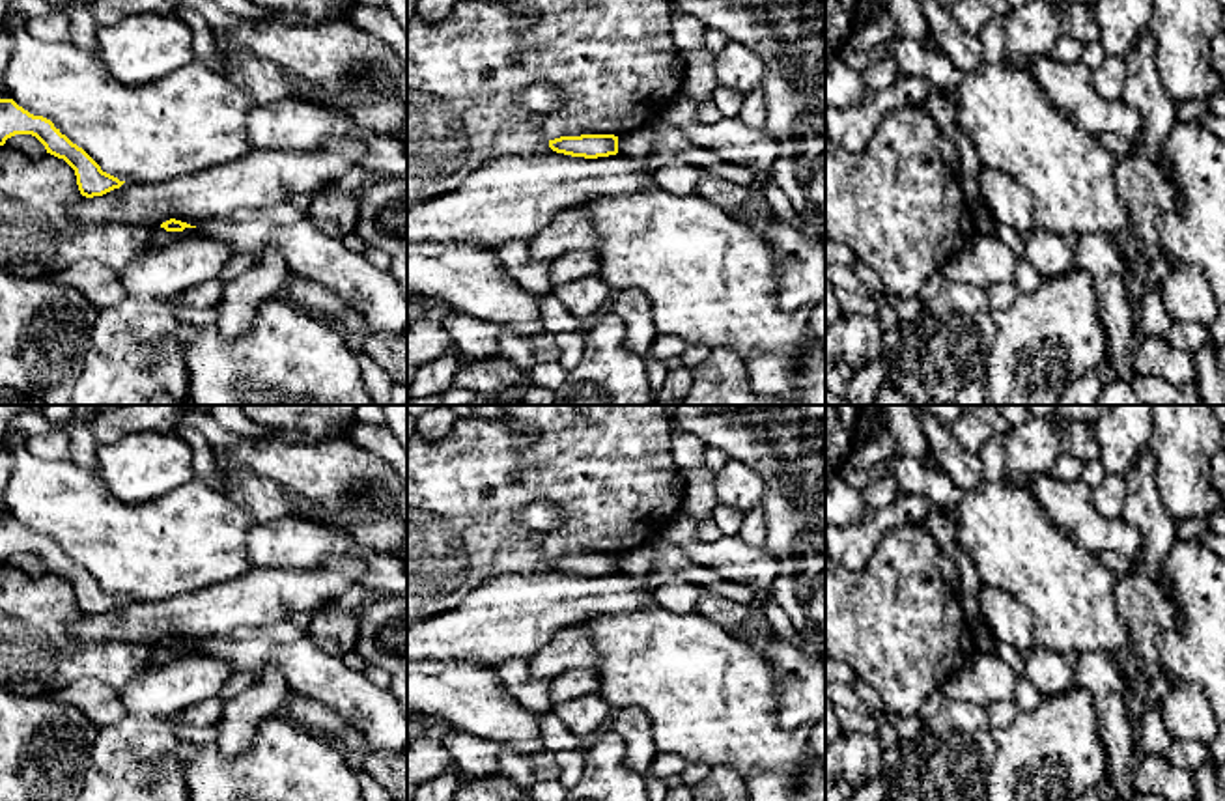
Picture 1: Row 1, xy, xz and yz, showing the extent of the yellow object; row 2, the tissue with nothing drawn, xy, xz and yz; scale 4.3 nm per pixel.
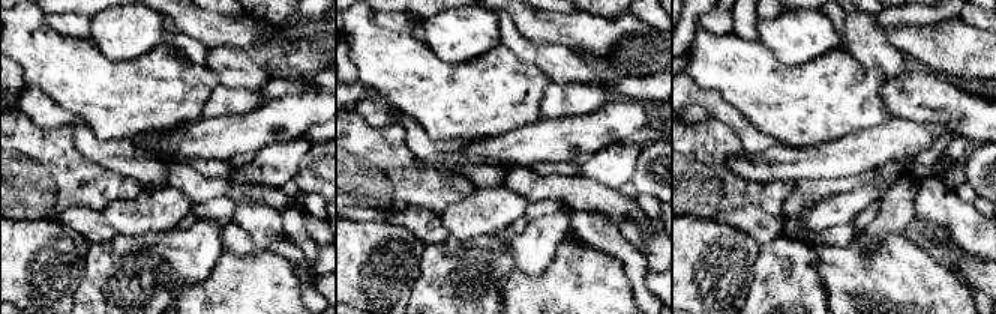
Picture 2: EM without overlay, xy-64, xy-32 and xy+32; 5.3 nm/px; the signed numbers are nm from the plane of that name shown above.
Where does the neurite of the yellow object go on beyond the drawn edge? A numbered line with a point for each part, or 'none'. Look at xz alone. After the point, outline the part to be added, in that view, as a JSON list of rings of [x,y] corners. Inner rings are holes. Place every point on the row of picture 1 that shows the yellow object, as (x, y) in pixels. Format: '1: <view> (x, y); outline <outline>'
none

